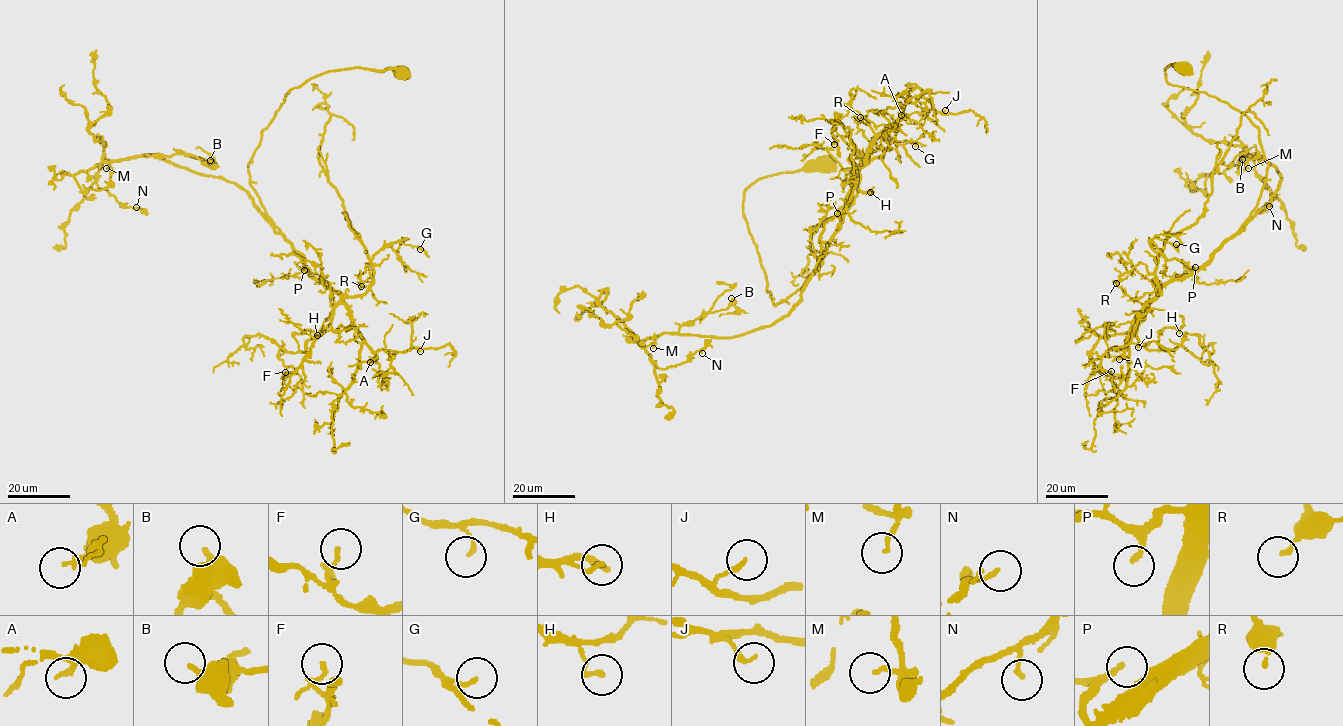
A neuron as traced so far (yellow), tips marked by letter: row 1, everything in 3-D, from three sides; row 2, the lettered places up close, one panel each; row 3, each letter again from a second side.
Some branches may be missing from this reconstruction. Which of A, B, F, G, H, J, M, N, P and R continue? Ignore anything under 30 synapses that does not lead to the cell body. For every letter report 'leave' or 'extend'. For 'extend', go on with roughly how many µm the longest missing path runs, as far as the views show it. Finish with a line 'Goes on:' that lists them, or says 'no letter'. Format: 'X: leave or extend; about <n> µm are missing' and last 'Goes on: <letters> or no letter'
A: leave
B: leave
F: leave
G: leave
H: leave
J: leave
M: leave
N: leave
P: extend; about 45 µm are missing
R: leave
Goes on: P

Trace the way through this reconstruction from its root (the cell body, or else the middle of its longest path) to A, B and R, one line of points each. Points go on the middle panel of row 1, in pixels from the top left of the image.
A: (826, 161), (760, 178), (744, 193), (743, 215), (775, 305), (818, 265), (840, 225), (853, 173), (901, 115)
B: (826, 161), (760, 178), (743, 196), (775, 305), (810, 276), (792, 310), (732, 337), (679, 334), (731, 298)
R: (826, 161), (760, 178), (744, 193), (775, 305), (818, 265), (852, 173), (883, 154), (858, 129), (860, 117)

